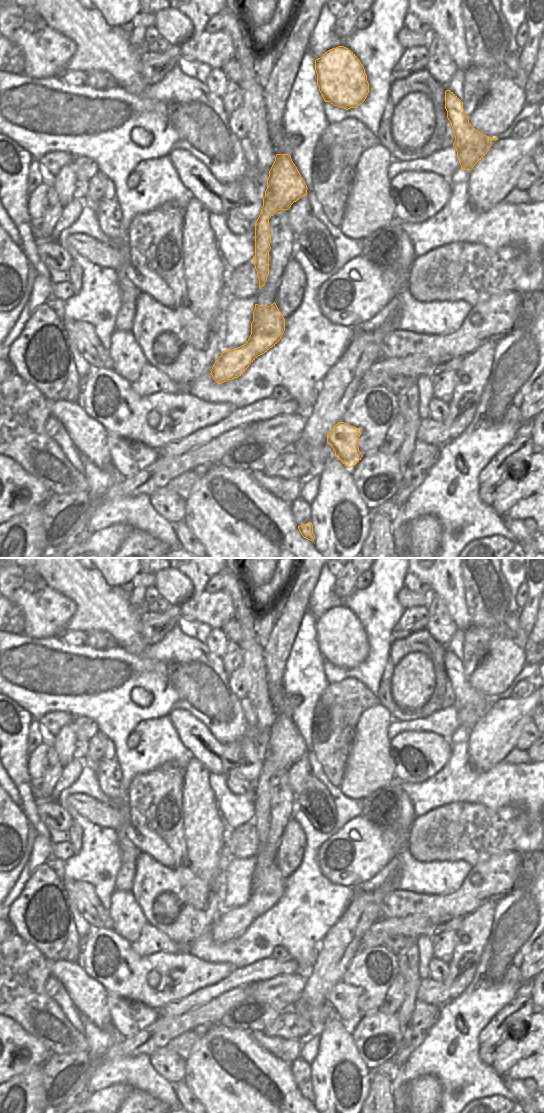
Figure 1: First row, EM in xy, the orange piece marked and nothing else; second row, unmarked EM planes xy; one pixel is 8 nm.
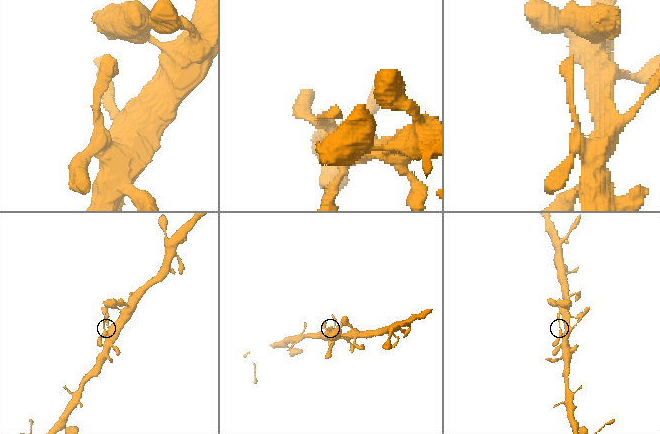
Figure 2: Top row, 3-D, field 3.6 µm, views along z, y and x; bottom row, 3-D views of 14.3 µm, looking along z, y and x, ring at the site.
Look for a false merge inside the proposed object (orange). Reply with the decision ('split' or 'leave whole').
leave whole

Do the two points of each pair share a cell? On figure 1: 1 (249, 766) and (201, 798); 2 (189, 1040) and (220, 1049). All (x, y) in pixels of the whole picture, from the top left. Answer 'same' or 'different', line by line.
1: different
2: different

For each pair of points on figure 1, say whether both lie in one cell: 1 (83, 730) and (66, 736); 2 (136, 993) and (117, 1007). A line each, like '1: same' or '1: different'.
1: different
2: different

